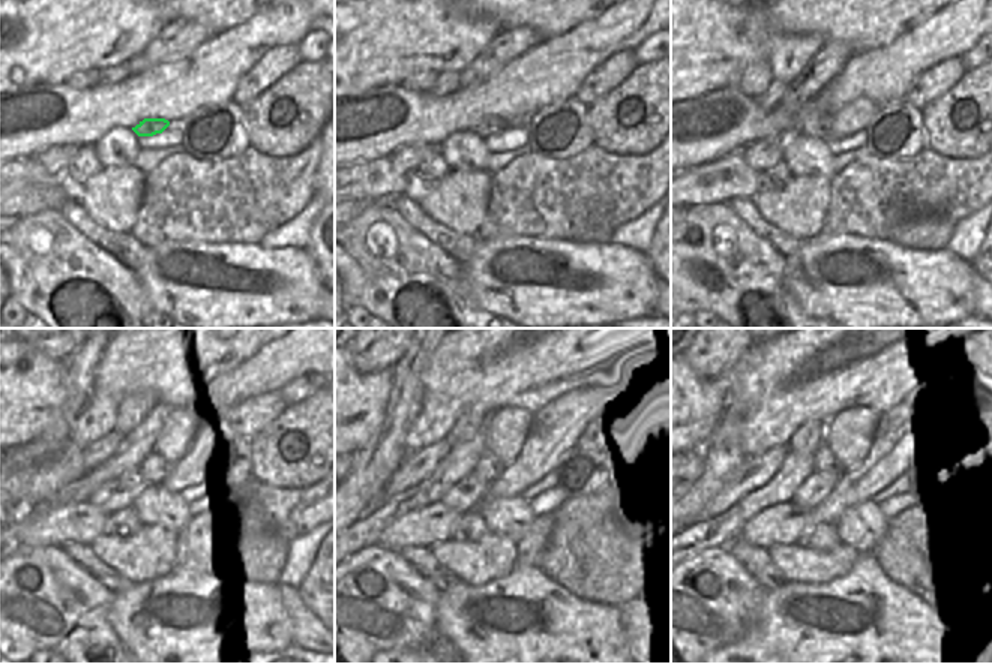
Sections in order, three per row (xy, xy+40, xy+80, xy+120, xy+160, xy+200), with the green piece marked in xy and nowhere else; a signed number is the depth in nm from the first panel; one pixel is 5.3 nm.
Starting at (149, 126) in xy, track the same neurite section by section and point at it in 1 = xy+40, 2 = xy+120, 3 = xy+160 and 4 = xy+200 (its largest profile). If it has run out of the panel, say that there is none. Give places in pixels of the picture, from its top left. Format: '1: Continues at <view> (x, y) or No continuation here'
1: Continues at xy+40 (489, 125)
2: Continues at xy+120 (153, 468)
3: Continues at xy+160 (489, 466)
4: Continues at xy+200 (824, 460)

